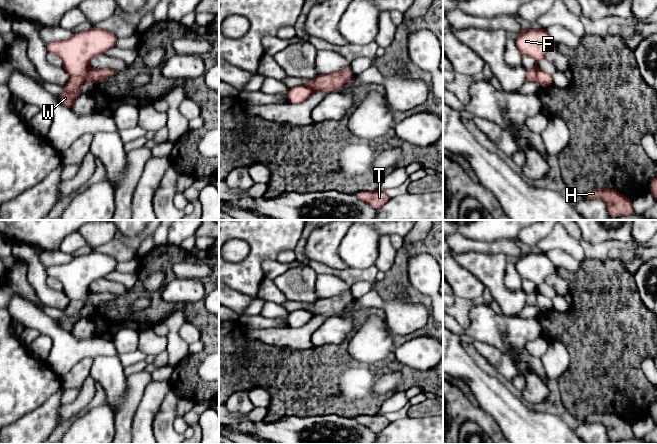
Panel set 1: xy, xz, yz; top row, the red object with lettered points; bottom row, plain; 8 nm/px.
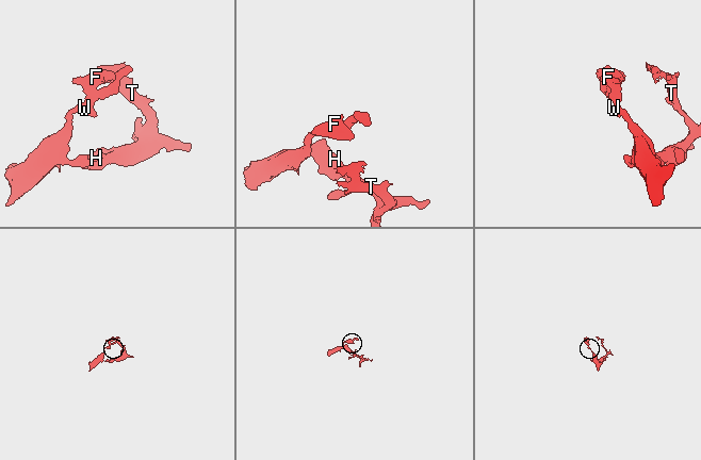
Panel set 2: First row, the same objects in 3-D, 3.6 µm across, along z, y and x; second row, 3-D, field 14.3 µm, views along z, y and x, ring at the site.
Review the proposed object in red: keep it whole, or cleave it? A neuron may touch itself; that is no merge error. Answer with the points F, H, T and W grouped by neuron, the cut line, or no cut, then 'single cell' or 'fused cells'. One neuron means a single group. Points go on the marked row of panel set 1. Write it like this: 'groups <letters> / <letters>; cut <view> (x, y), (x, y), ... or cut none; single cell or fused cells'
groups F / H T W; cut xy (89, 68), (85, 76), (70, 76); fused cells

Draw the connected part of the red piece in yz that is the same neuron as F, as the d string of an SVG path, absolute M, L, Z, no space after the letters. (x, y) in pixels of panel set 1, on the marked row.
M541 28L539 30L524 29L522 30L515 39L517 48L519 49L522 55L530 56L535 61L535 68L537 70L537 82L540 87L547 87L553 85L552 75L542 71L536 65L541 59L544 59L546 54L552 49L556 48L557 43L553 38L548 34L547 30Z

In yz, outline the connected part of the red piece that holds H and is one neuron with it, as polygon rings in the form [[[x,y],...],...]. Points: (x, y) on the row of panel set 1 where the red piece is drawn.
[[[593,189],[583,199],[600,199],[606,203],[610,216],[624,216],[634,213],[632,201],[613,189]]]

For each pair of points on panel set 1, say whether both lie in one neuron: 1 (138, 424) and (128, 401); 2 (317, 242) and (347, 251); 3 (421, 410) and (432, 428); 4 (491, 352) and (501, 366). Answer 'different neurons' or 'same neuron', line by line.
1: same neuron
2: different neurons
3: different neurons
4: same neuron

